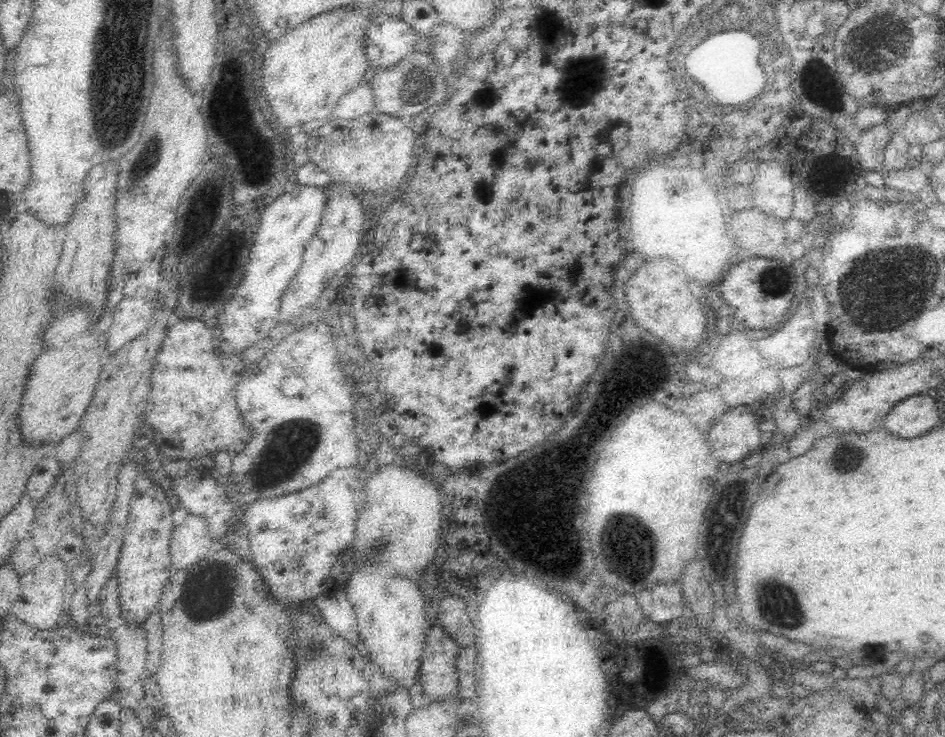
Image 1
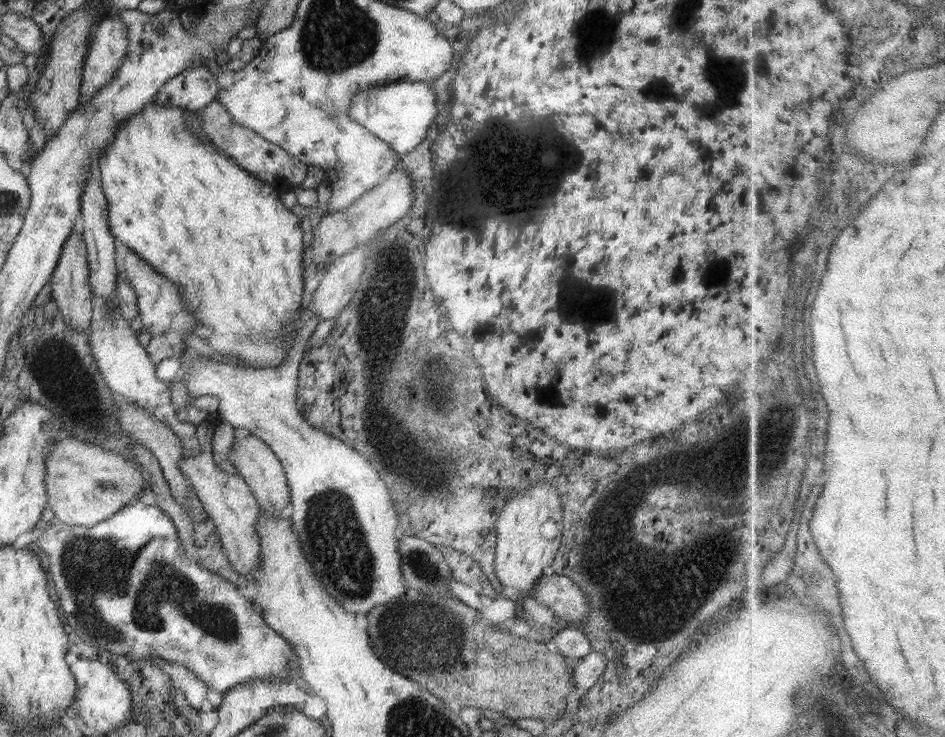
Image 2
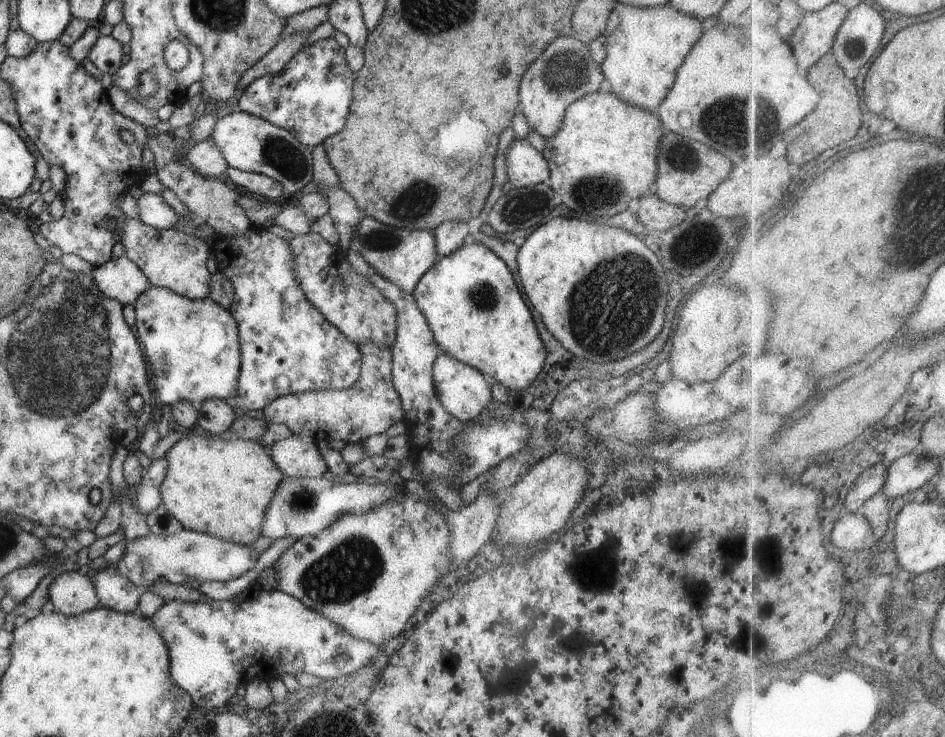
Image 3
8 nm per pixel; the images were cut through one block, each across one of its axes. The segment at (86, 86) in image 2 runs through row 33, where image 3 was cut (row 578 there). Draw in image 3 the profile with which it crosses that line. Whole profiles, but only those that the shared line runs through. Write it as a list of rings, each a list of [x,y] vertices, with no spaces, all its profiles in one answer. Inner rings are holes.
[[[114,565],[99,570],[93,583],[100,606],[117,612],[135,612],[140,596],[146,591],[122,576]]]

